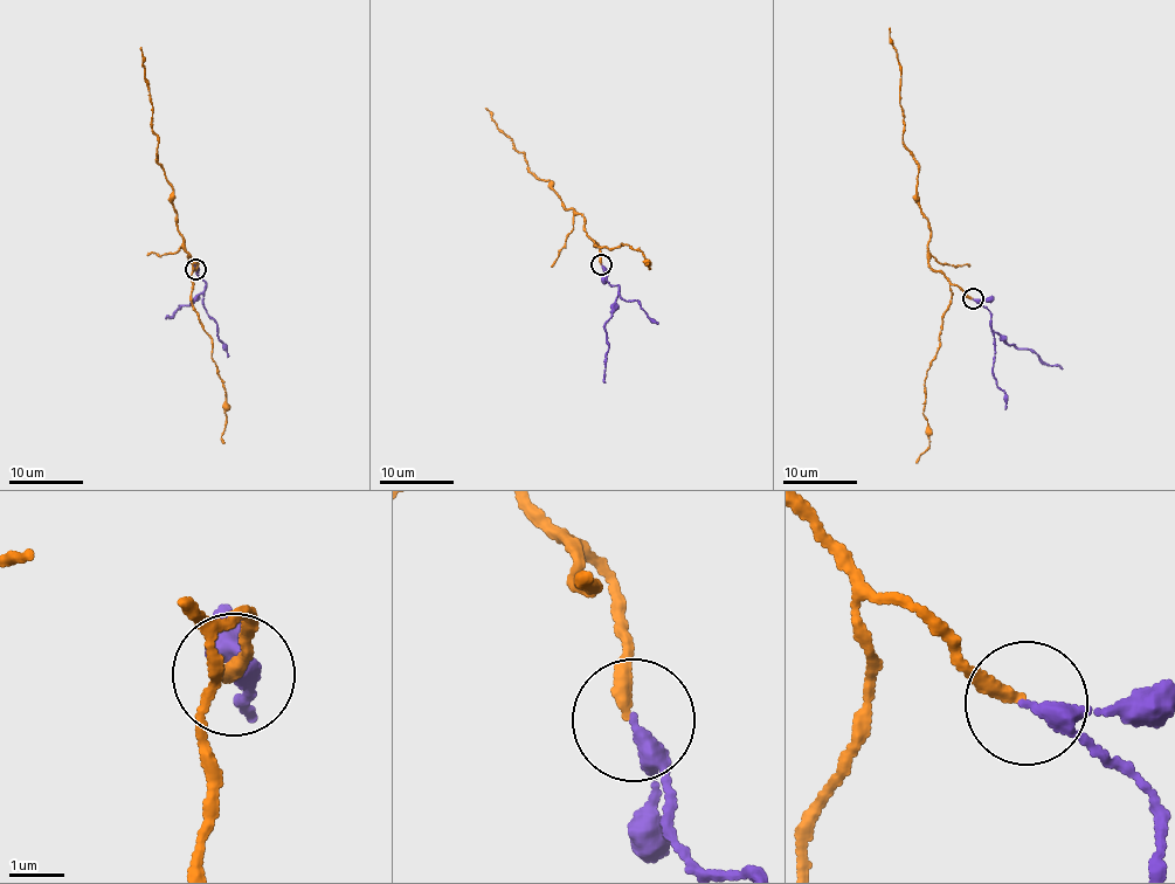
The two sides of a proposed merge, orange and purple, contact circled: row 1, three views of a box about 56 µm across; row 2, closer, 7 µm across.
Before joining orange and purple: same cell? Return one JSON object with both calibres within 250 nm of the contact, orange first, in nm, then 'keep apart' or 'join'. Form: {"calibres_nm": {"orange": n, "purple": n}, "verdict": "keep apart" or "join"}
{"calibres_nm": {"orange": 280, "purple": 240}, "verdict": "join"}

